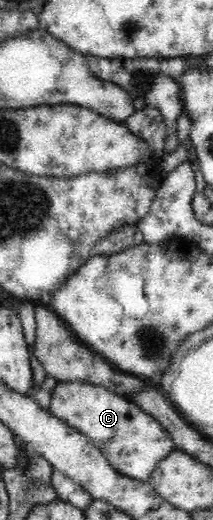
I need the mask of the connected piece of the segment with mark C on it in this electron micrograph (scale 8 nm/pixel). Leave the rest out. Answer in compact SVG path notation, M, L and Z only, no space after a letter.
M82 381L58 382L48 409L95 443L114 470L133 479L148 480L153 468L175 449L172 437L151 414L103 386Z

